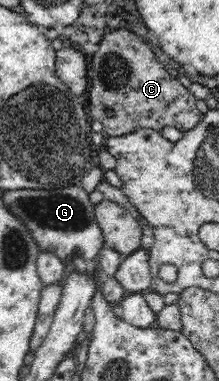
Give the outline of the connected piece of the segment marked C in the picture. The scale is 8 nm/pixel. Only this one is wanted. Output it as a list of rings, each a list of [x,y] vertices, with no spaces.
[[[126,28],[110,29],[104,33],[98,51],[88,61],[88,80],[92,85],[88,90],[86,107],[90,119],[103,124],[106,137],[122,136],[142,128],[161,133],[168,126],[186,132],[200,122],[203,114],[196,105],[194,94],[162,66],[154,54],[152,43],[142,36]]]

